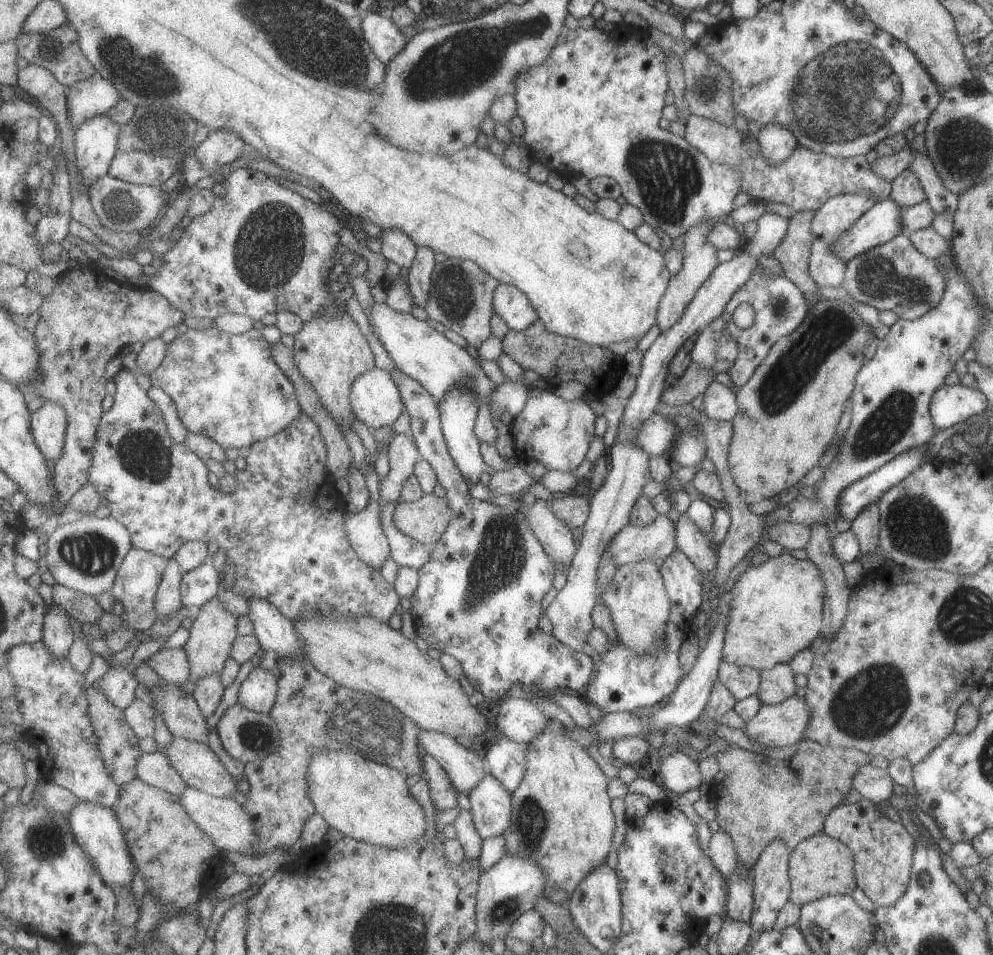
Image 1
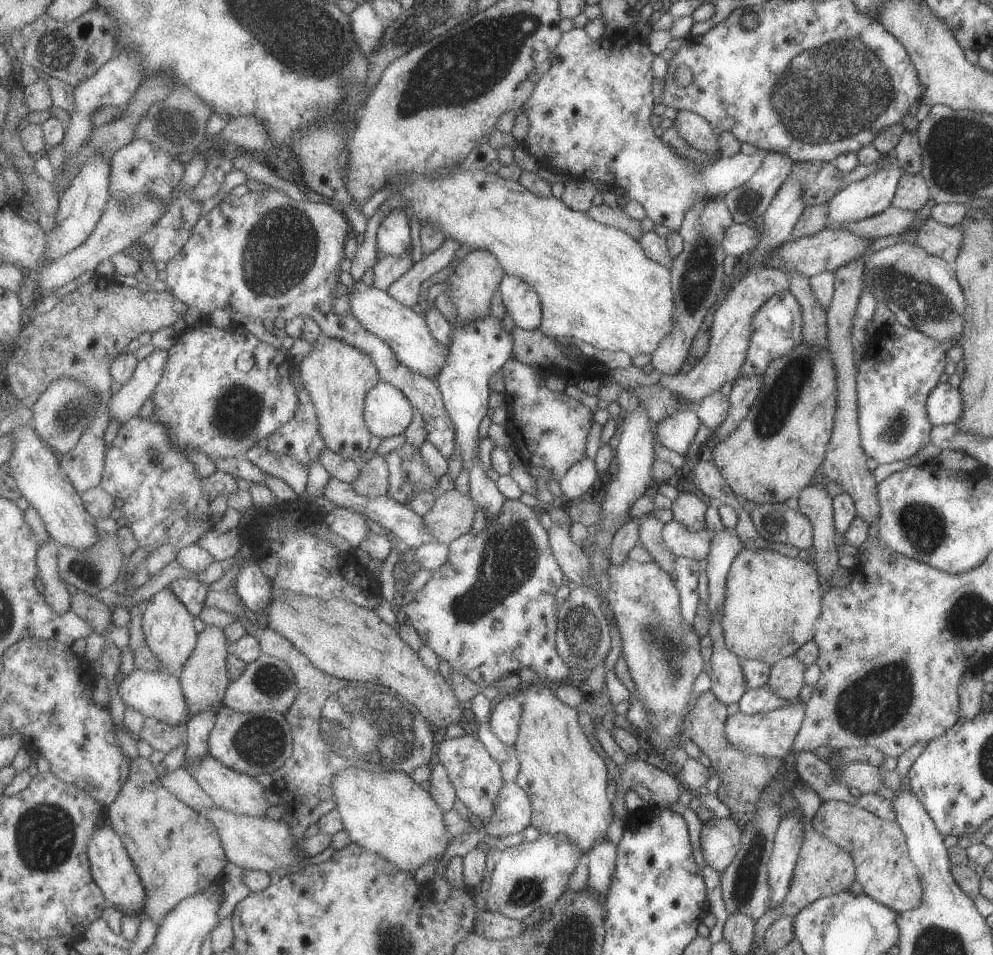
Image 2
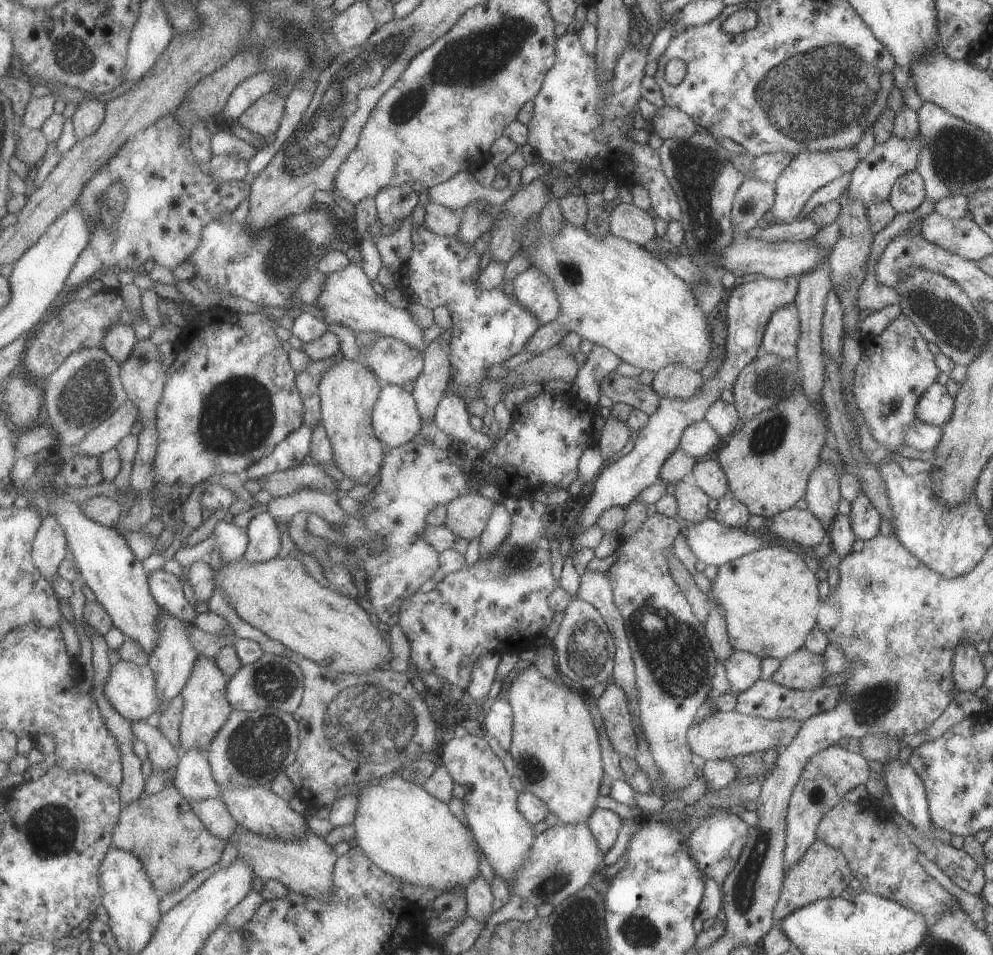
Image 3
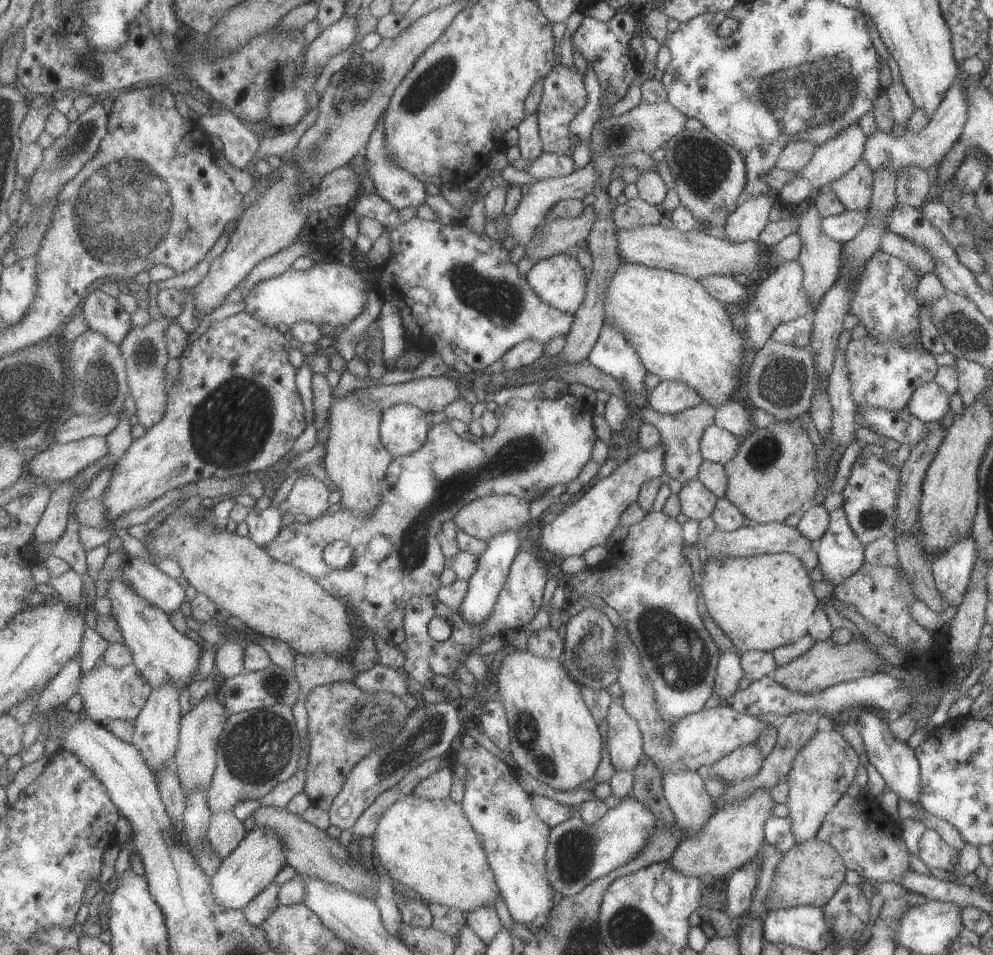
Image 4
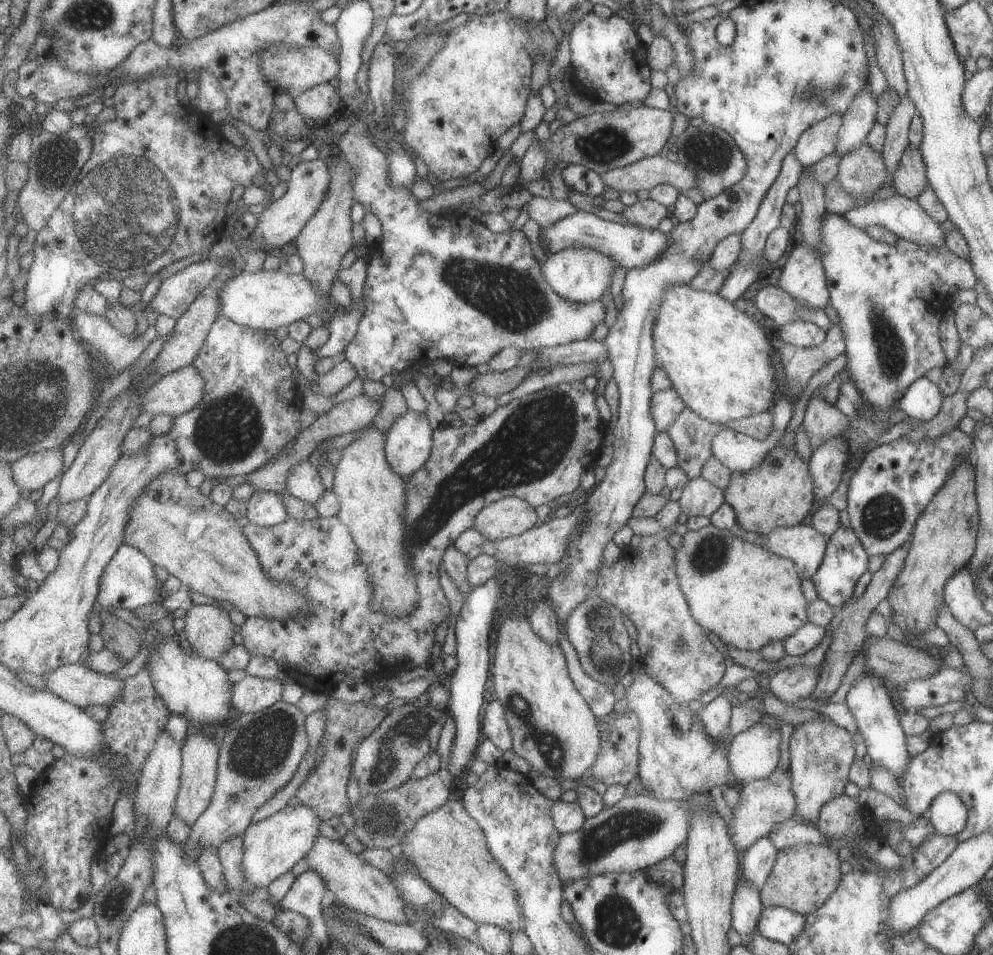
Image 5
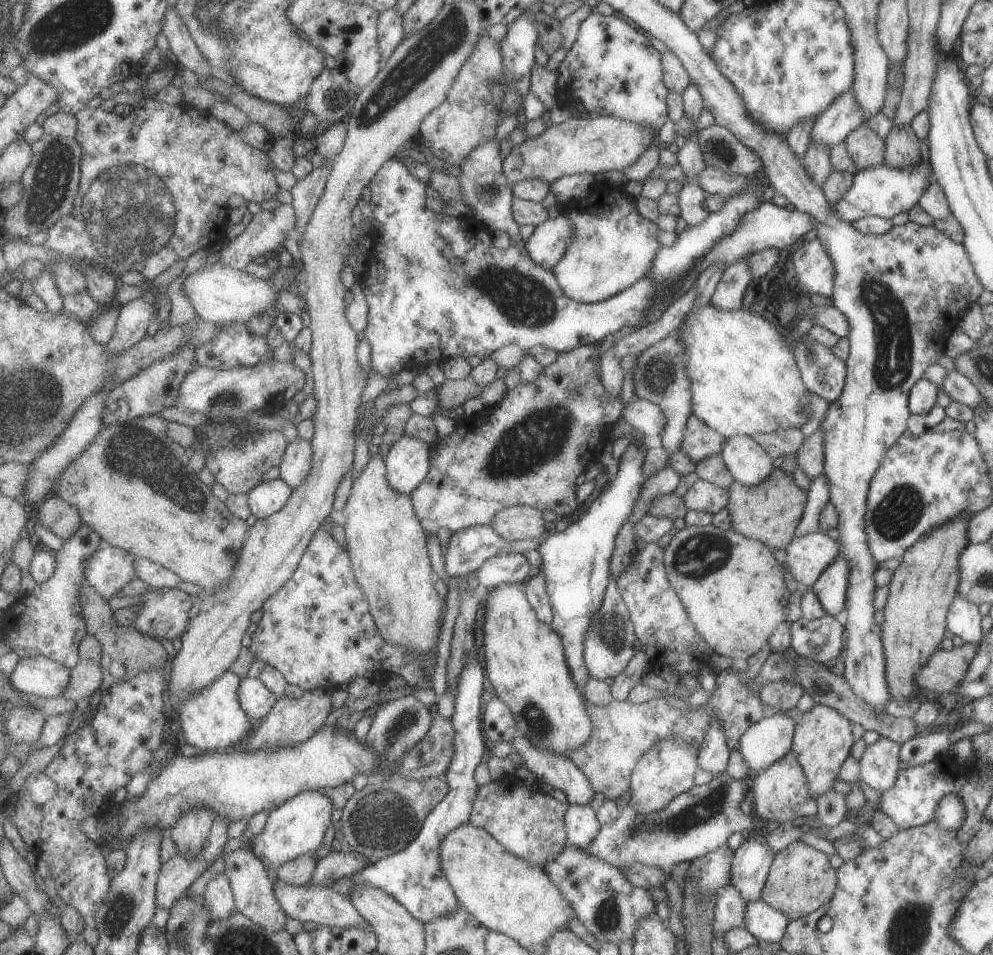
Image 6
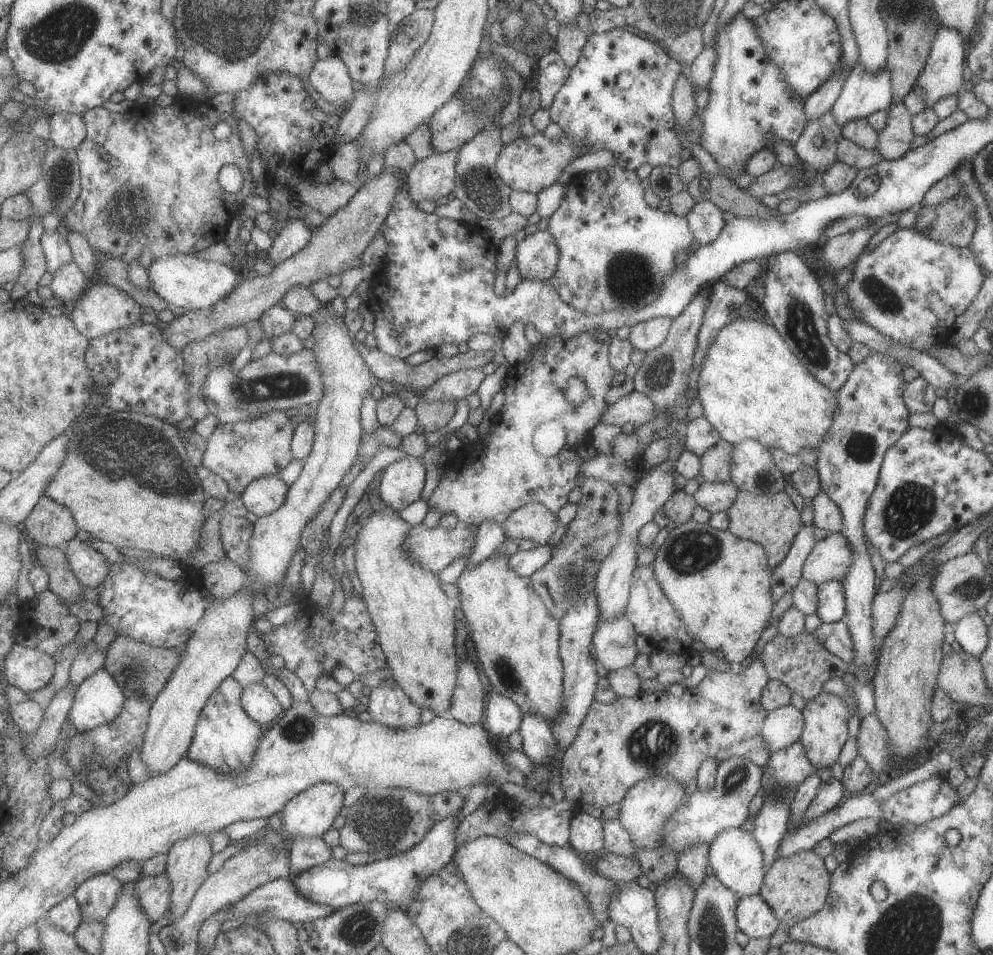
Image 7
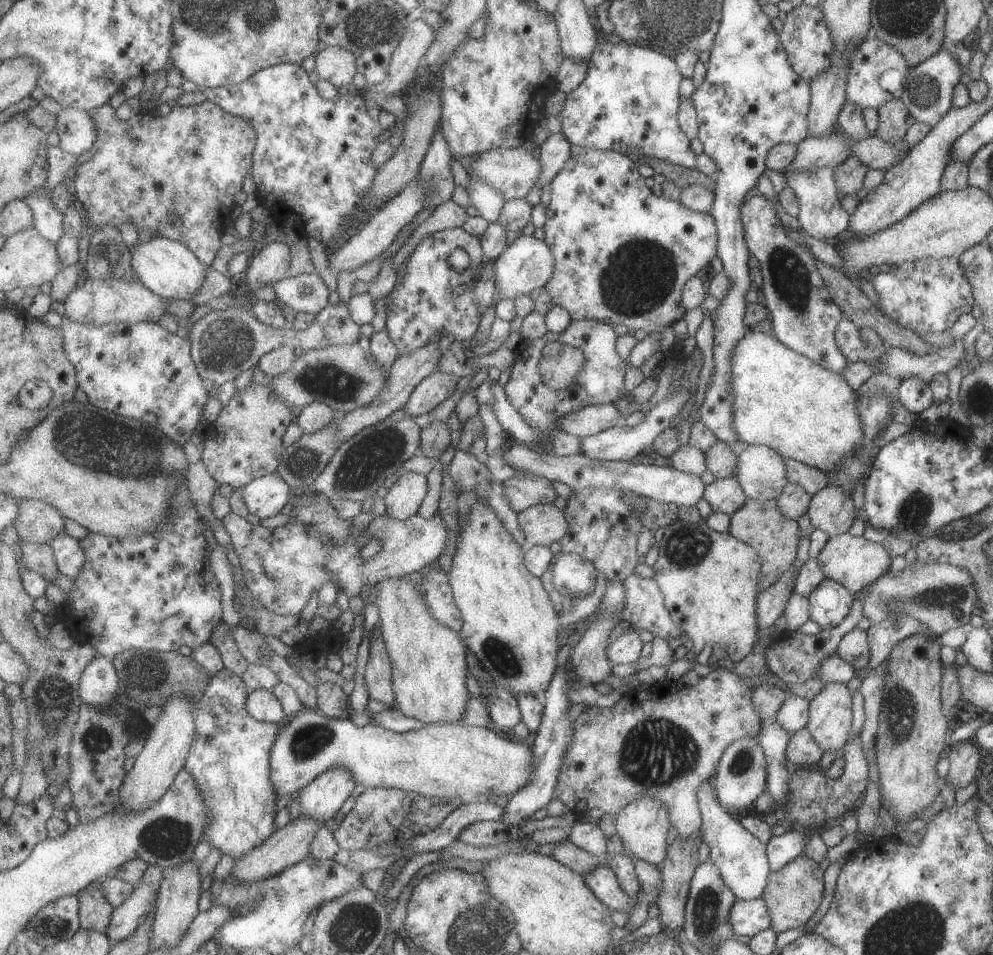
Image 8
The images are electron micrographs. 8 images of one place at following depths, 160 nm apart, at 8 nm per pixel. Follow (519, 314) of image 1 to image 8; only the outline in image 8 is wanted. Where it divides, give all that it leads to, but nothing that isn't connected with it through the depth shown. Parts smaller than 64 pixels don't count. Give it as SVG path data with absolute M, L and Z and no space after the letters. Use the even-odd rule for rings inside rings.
M571 146L568 160L565 160L562 170L551 181L549 194L551 200L547 204L546 222L542 227L545 238L543 242L547 244L554 259L553 274L544 285L547 294L551 296L551 304L563 308L571 321L592 319L599 322L615 325L623 325L627 329L643 330L645 333L653 332L657 326L667 324L671 326L684 316L686 309L681 304L681 290L683 284L702 271L705 266L709 266L711 258L715 258L715 222L709 213L687 210L678 200L669 200L661 196L655 196L653 192L644 184L644 178L637 172L637 165L631 158L624 154L617 154L611 150L599 150L592 148L581 148L581 146Z

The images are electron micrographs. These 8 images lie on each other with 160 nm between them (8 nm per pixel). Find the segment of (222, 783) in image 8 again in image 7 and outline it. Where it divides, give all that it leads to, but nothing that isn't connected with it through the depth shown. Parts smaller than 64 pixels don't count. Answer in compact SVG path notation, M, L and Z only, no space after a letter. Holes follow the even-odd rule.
M229 676L217 688L217 692L211 696L207 707L203 708L199 716L195 739L187 755L190 760L205 764L209 768L215 768L217 772L227 772L227 774L229 772L243 772L253 766L255 752L257 752L265 732L263 732L263 726L251 718L243 707L243 692L243 684L233 676Z

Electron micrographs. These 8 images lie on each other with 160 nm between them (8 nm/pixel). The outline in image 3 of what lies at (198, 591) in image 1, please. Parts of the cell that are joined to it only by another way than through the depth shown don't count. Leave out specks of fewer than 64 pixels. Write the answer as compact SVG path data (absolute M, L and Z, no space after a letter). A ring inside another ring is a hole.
M157 569L148 576L151 592L165 611L182 621L193 623L198 612L185 596L182 578Z

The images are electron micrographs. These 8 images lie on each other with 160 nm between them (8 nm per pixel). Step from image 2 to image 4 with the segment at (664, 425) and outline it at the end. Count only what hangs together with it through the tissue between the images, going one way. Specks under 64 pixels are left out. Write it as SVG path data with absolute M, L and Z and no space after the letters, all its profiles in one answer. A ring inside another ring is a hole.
M713 424L704 429L698 443L703 459L724 466L735 456L741 440Z

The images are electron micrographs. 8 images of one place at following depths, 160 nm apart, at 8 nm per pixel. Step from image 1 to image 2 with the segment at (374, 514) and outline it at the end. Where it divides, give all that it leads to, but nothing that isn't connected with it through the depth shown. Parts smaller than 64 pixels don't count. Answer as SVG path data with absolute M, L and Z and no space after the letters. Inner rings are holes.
M347 507L334 508L324 520L333 532L349 542L352 550L359 548L369 534L365 516Z

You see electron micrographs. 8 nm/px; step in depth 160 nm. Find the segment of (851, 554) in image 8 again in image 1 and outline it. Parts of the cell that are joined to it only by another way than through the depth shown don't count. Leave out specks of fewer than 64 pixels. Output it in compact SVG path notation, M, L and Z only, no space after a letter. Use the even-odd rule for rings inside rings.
M657 515L651 524L636 527L627 523L612 536L603 555L611 555L616 566L664 559L678 550L676 528L666 515Z

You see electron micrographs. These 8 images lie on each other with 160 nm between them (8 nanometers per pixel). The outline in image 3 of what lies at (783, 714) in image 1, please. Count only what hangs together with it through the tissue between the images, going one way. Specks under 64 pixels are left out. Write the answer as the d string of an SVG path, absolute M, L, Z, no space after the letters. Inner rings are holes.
M715 711L699 720L694 720L686 732L689 750L705 761L732 759L739 755L763 752L774 748L784 749L800 728L799 722L789 719L762 719L737 711Z

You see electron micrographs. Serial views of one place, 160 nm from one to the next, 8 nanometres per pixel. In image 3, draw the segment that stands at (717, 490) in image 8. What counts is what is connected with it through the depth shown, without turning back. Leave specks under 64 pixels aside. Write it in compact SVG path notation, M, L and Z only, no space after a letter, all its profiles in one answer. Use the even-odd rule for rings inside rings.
M689 479L674 483L673 496L676 498L676 518L682 524L700 523L709 518L707 503L710 498Z

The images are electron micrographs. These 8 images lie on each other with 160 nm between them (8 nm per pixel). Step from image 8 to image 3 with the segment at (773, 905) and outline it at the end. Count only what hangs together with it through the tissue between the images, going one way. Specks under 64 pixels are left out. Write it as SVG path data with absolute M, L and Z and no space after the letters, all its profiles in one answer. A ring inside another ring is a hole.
M817 838L795 864L784 870L779 896L773 907L772 920L781 920L794 910L816 900L839 897L839 894L848 887L851 878L852 874L843 854Z

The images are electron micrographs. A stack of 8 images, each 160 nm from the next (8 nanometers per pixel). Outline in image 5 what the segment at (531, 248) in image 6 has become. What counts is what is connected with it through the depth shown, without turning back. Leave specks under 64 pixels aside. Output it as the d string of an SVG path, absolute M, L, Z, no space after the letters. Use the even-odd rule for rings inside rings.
M575 211L560 221L540 229L538 243L545 256L555 254L568 248L592 248L610 256L619 267L625 270L633 267L642 267L644 264L655 260L668 245L665 233L657 229L646 229L639 226L620 225L599 219L592 212Z

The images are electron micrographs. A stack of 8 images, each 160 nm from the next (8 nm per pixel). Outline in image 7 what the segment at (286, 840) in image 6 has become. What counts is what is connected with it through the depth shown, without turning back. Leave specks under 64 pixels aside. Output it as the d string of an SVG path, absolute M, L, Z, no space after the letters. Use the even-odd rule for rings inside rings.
M323 782L301 792L281 812L283 835L286 833L291 843L299 836L321 837L327 830L331 830L344 800L345 792L337 784Z

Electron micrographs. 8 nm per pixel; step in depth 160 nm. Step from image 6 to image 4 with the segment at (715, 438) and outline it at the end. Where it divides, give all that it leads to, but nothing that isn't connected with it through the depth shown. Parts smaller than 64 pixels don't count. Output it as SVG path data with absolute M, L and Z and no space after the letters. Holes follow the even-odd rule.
M699 403L674 415L662 415L655 412L651 407L646 407L642 412L642 422L653 425L659 431L664 446L662 460L664 471L669 477L678 480L680 483L695 477L703 460L698 442L704 429L714 424L714 408L705 403Z

